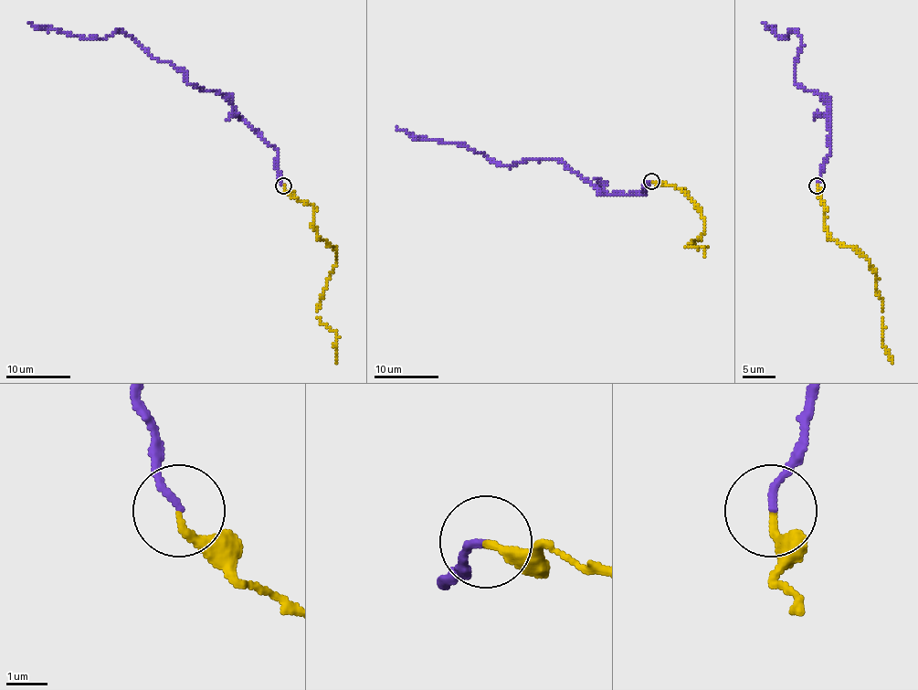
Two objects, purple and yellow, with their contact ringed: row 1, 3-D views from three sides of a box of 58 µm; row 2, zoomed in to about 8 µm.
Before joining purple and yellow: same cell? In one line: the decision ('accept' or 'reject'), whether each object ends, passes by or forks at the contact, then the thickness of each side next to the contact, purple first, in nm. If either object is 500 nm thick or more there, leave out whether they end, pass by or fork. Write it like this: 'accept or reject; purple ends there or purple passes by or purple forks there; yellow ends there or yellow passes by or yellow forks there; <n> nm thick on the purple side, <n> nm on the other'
accept; purple ends there; yellow ends there; 160 nm thick on the purple side, 170 nm on the other

